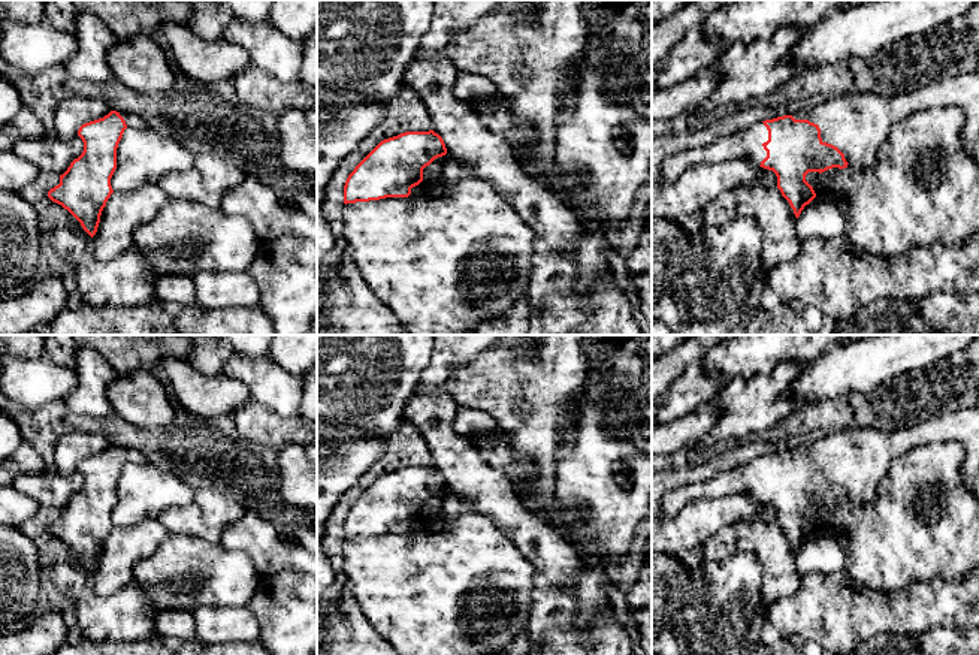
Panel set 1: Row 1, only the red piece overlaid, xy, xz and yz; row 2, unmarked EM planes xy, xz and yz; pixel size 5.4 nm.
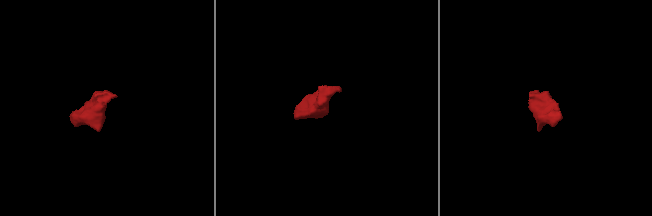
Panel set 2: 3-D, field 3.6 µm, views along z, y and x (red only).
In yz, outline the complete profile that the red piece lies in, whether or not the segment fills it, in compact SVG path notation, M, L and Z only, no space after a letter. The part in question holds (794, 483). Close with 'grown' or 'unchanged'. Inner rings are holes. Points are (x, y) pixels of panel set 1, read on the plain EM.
M970 407L937 414L916 426L891 432L873 428L847 428L809 446L755 458L711 480L695 482L665 493L655 522L667 522L688 502L697 499L717 499L749 492L761 502L776 508L777 523L798 553L804 541L816 532L813 522L806 516L809 507L822 508L833 502L844 504L849 499L853 502L874 501L877 488L891 464L907 452L933 443L960 443L964 446L963 482L979 499L979 407Z | grown

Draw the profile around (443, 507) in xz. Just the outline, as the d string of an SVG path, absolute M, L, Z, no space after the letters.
M445 489L423 504L423 513L436 523L453 522L459 513L459 505L457 495Z

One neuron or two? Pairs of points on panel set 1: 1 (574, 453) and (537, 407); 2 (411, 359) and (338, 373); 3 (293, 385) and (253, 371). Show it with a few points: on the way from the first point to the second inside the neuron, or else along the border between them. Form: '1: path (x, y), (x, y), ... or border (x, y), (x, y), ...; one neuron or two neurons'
1: border (579, 410), (571, 437), (559, 449), (556, 477); two neurons
2: path (393, 359), (356, 359); one neuron
3: path (283, 385), (271, 385), (263, 377); one neuron

